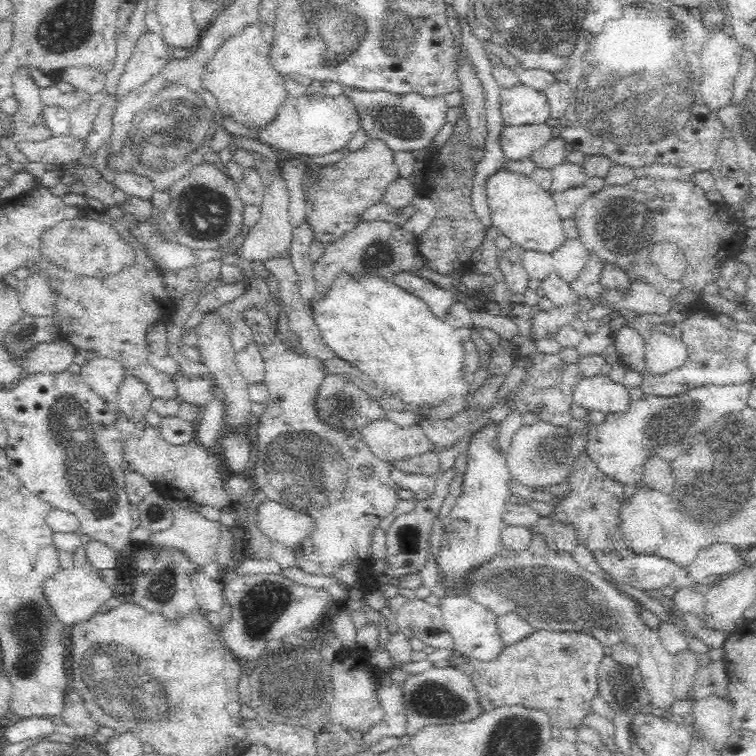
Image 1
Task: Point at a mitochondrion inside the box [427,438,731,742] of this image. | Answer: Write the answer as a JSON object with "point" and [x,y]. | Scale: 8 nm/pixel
{"point":[561,599]}

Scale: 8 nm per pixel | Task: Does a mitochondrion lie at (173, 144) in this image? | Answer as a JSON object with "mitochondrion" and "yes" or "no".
{"mitochondrion":"yes"}

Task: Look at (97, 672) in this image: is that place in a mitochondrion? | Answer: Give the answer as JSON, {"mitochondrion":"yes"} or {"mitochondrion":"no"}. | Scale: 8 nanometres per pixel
{"mitochondrion":"yes"}

